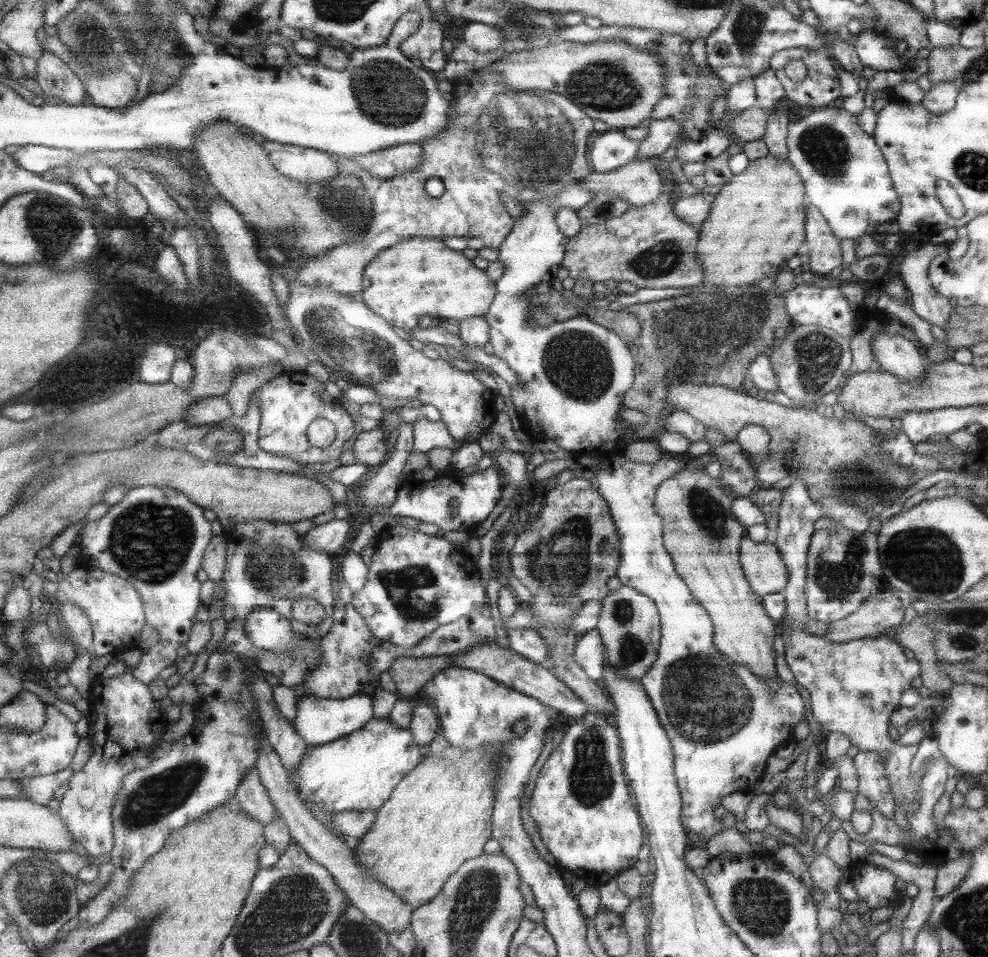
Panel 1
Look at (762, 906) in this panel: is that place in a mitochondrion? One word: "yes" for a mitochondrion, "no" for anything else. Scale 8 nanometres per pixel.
yes

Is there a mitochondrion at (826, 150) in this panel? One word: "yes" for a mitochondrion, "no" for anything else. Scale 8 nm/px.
yes

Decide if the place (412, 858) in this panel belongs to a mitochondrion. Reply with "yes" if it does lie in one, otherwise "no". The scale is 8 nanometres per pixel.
no

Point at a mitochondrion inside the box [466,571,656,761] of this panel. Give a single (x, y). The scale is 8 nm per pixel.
(632, 650)

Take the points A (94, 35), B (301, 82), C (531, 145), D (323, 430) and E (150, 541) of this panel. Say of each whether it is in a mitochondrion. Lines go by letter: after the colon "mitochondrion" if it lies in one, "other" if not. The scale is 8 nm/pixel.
A: mitochondrion
B: other
C: mitochondrion
D: other
E: mitochondrion

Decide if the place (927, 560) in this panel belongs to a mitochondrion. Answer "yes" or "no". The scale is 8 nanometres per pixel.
yes

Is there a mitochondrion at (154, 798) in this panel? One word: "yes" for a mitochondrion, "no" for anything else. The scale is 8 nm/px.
yes

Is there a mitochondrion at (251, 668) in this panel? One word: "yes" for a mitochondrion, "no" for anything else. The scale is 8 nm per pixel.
no

